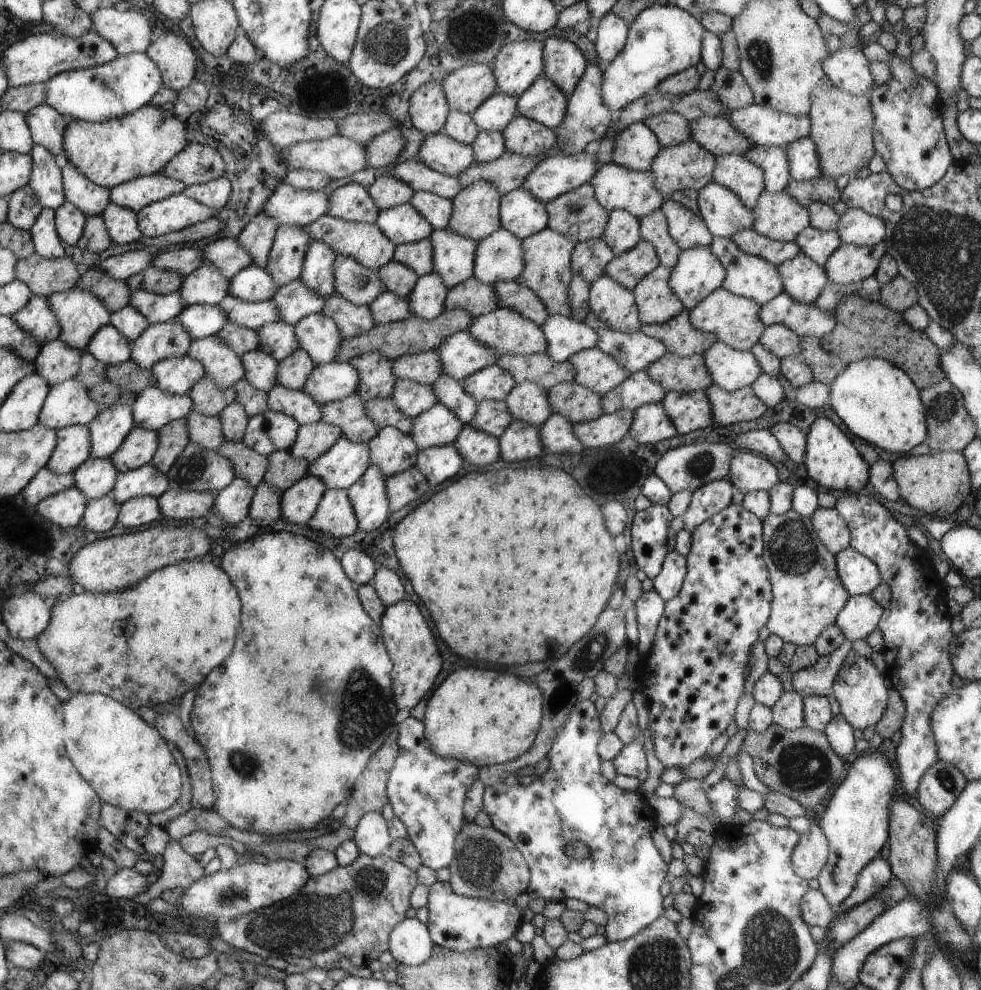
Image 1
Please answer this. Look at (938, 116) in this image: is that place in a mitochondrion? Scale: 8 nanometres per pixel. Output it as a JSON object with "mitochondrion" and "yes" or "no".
{"mitochondrion":"no"}

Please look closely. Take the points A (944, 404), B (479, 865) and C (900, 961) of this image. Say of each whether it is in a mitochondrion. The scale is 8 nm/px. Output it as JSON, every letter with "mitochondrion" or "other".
{"A":"mitochondrion","B":"mitochondrion","C":"other"}

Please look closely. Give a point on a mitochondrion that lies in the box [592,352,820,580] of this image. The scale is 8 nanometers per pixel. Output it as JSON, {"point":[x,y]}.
{"point":[699,465]}

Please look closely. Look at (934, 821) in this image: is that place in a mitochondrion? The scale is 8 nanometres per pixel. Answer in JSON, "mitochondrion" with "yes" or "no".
{"mitochondrion":"no"}

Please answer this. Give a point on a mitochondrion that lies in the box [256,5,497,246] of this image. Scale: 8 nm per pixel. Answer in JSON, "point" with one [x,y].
{"point":[386,44]}

